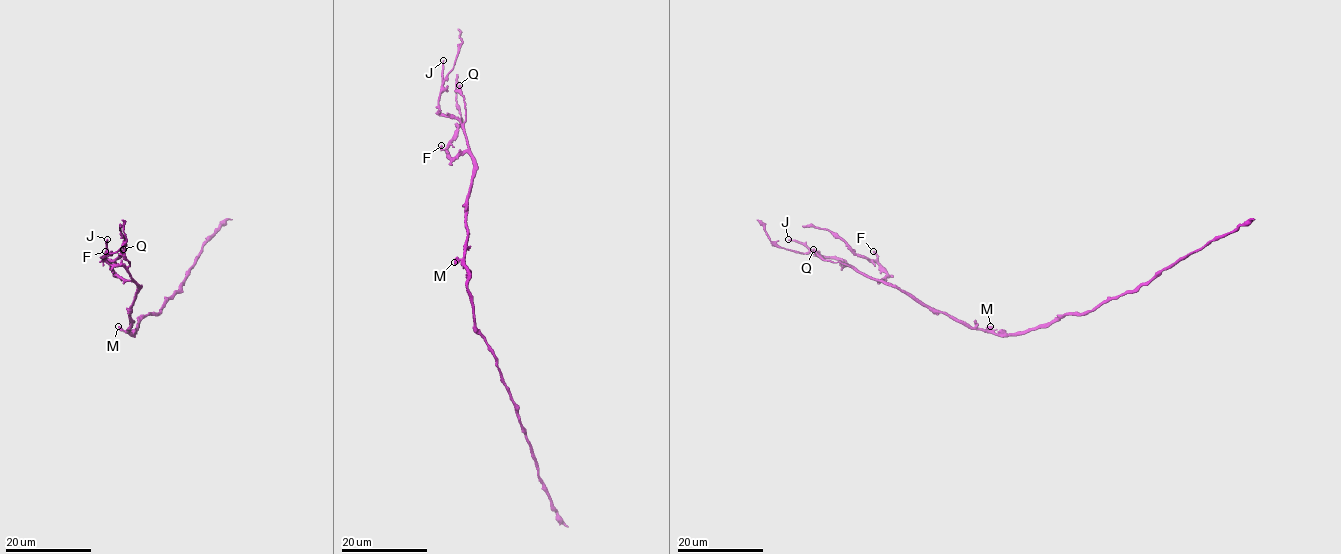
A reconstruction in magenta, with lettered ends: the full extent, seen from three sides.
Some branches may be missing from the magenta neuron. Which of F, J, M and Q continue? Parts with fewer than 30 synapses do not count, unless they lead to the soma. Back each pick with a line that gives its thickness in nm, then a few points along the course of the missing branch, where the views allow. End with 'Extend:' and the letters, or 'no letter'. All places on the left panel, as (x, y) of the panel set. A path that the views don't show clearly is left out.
J: calibre 140 nm; course (107, 239), (106, 201), (114, 190), (116, 177)
Extend: J

